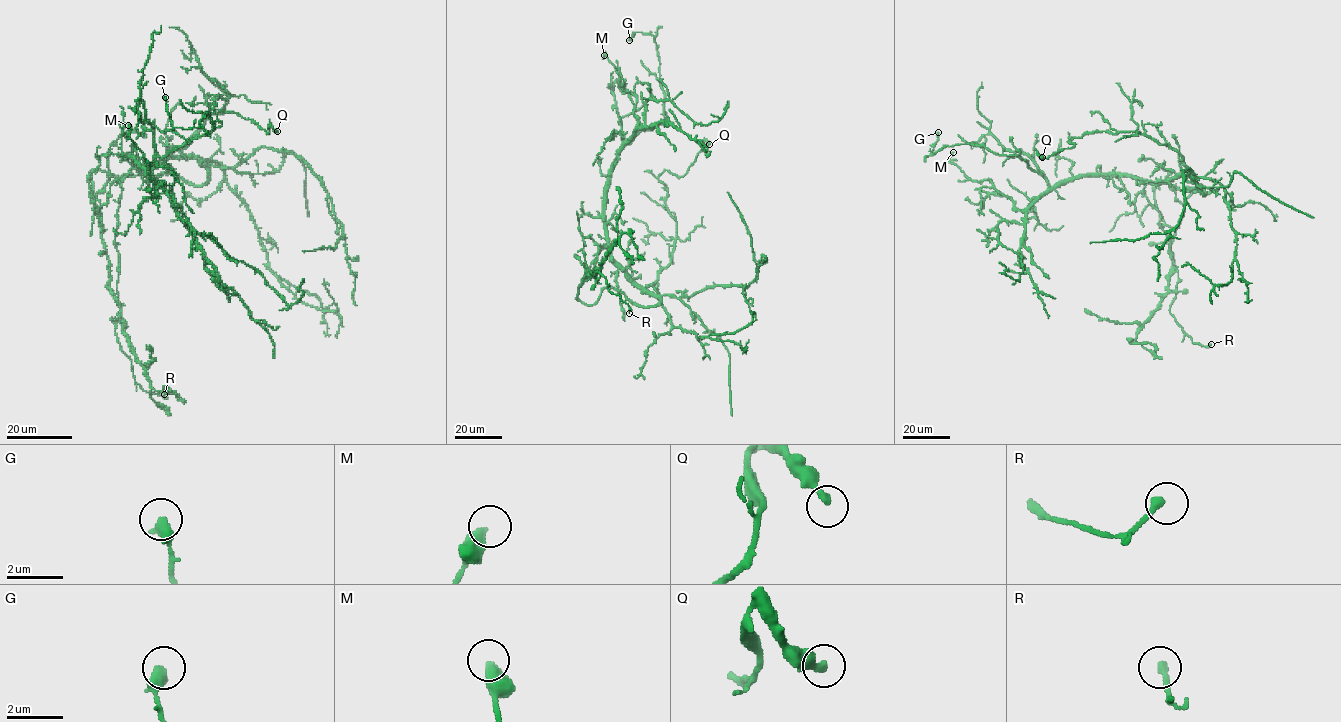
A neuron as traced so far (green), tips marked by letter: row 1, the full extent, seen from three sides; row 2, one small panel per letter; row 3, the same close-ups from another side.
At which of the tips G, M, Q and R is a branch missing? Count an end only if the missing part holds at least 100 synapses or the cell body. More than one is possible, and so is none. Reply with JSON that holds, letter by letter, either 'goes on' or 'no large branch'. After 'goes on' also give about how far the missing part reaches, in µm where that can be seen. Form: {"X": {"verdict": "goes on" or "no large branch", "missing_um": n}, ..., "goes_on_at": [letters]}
{"G": {"verdict": "no large branch"}, "M": {"verdict": "no large branch"}, "Q": {"verdict": "no large branch"}, "R": {"verdict": "no large branch"}, "goes_on_at": []}

